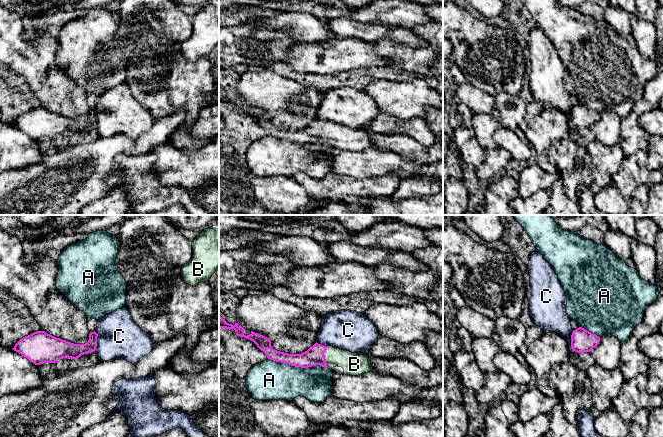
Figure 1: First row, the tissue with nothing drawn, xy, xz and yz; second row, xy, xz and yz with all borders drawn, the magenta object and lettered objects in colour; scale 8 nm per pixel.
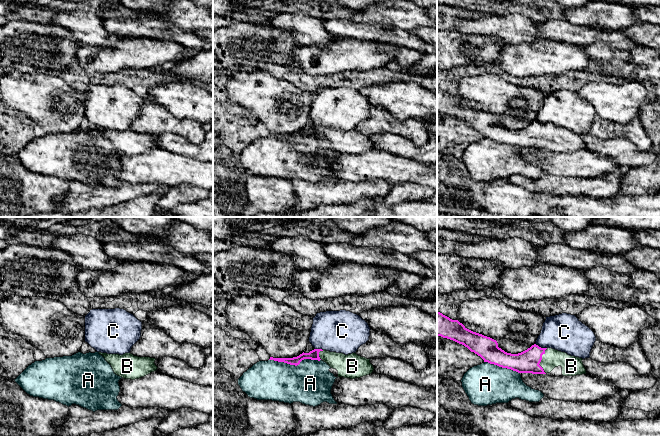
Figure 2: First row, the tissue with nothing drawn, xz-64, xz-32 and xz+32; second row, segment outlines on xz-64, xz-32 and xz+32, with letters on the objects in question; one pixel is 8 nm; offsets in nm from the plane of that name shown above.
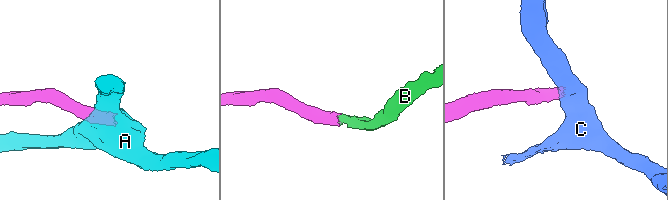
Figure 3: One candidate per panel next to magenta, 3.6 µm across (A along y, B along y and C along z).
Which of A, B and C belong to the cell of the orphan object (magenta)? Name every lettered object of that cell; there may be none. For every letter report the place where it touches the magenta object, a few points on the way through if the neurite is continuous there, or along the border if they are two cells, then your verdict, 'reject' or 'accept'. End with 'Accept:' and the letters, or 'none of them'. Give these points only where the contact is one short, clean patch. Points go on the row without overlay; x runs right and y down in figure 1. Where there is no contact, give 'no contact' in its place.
A: meets magenta in xz at (298, 142); border along xz (267, 133), (295, 142), (311, 143), (321, 141), (328, 144); reject
B: meets magenta in xz at (324, 133); runs through xz (314, 131), (324, 133), (344, 134), (354, 140); accept
C: meets magenta in yz at (571, 116); border along yz (573, 106), (571, 111), (572, 126); reject
Accept: B

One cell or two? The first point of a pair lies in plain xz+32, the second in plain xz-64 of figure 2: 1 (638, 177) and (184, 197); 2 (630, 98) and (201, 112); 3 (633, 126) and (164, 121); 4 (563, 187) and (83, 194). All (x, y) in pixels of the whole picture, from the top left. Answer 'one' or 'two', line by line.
1: one
2: one
3: one
4: one

